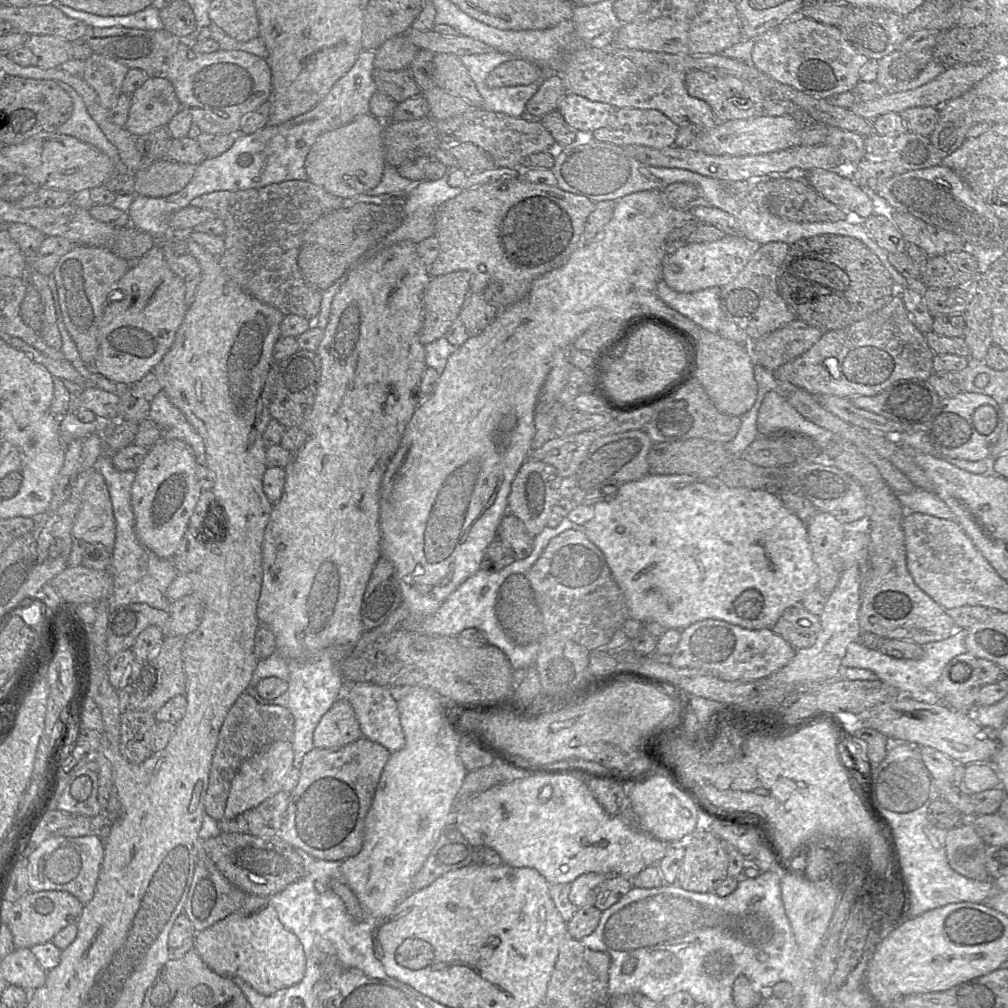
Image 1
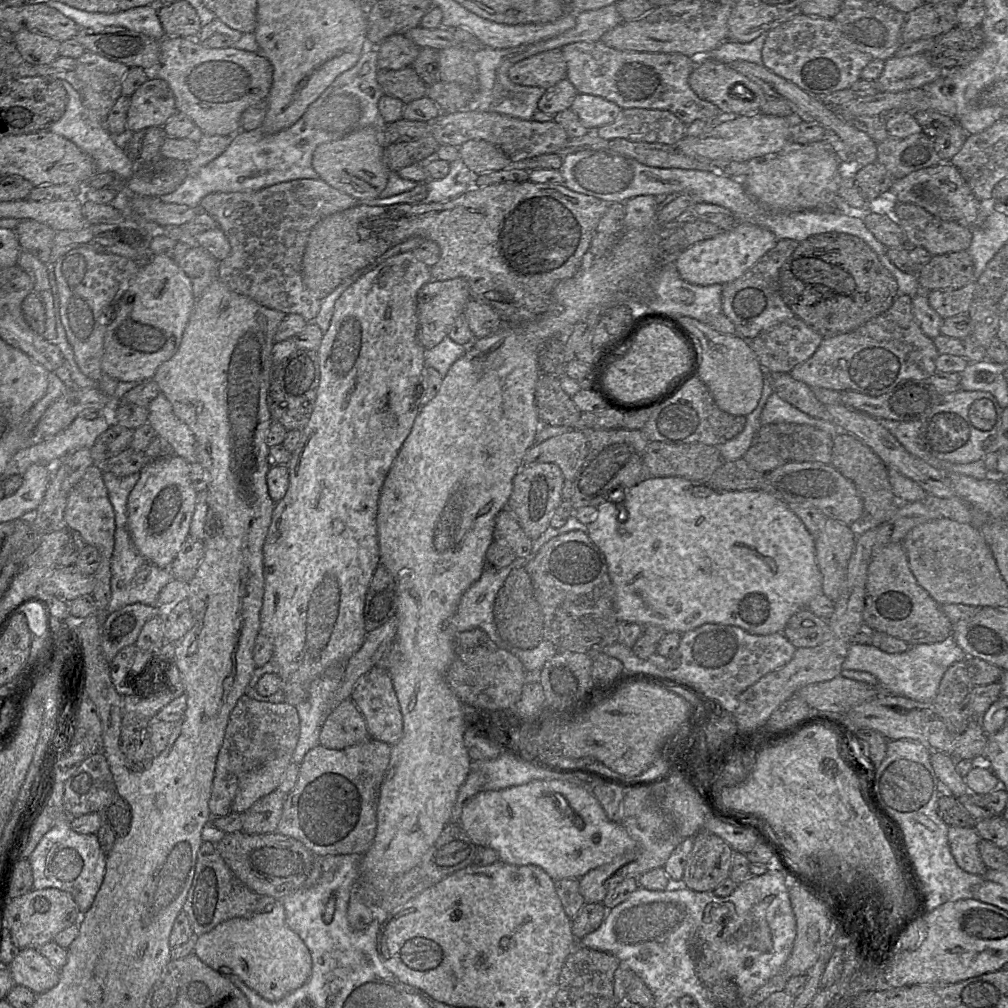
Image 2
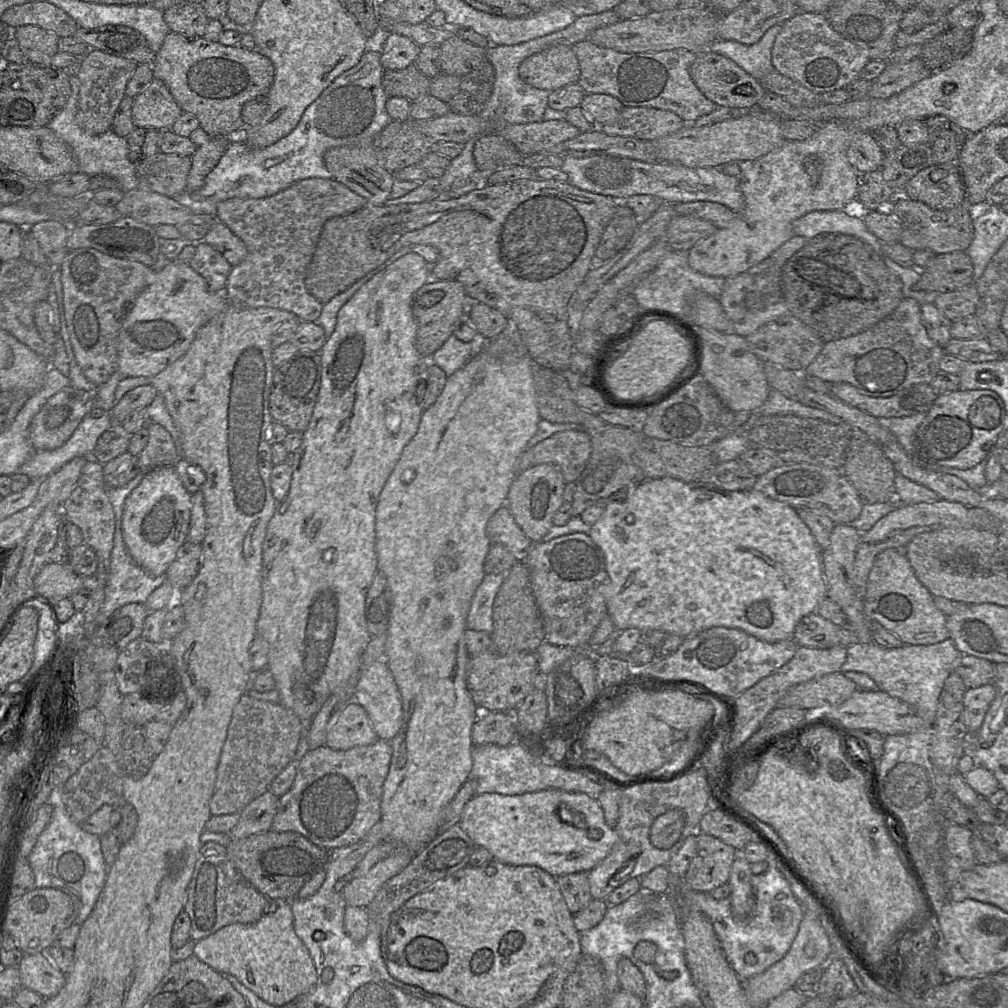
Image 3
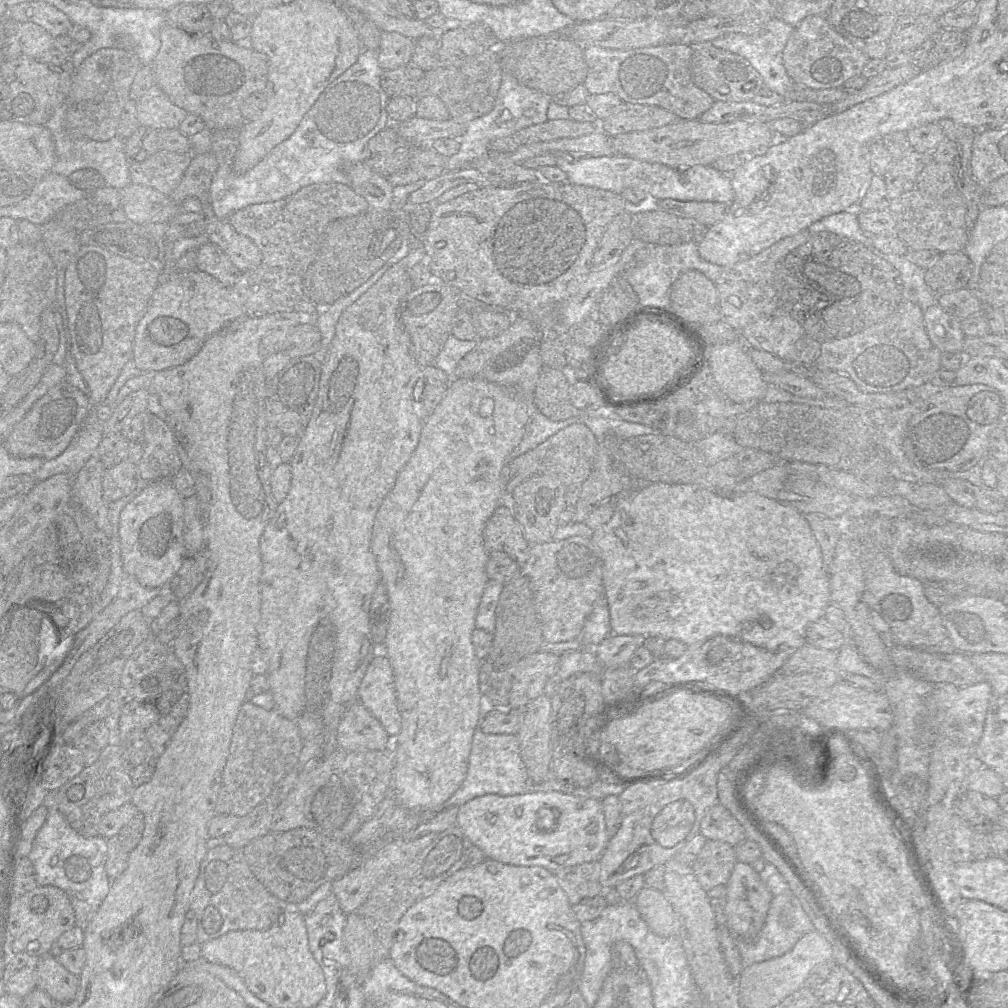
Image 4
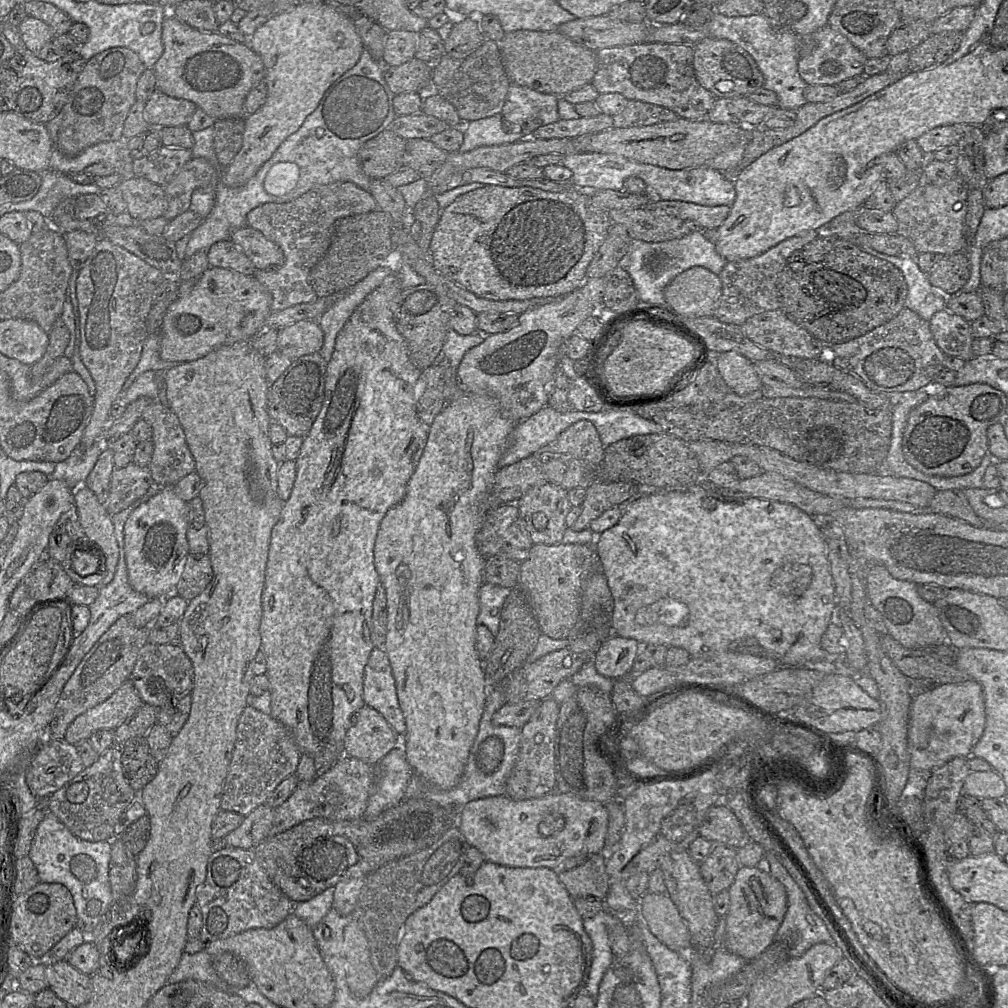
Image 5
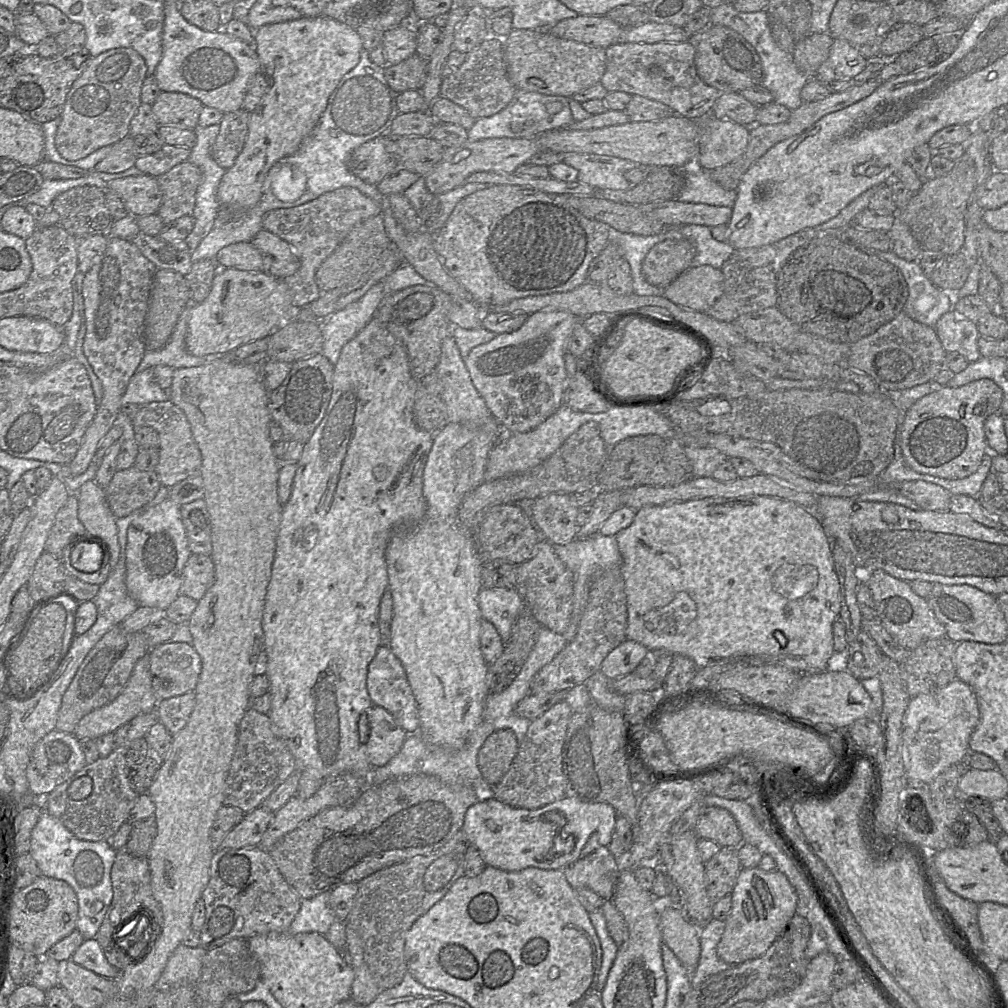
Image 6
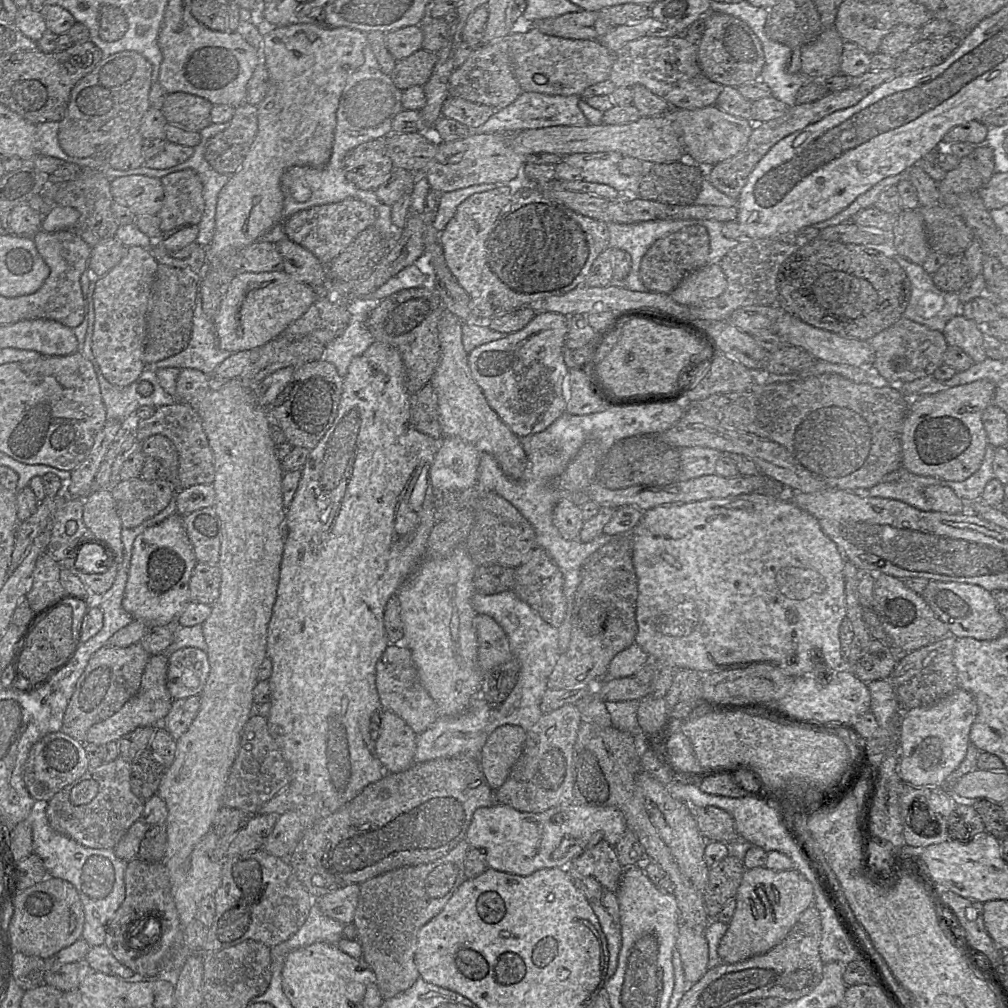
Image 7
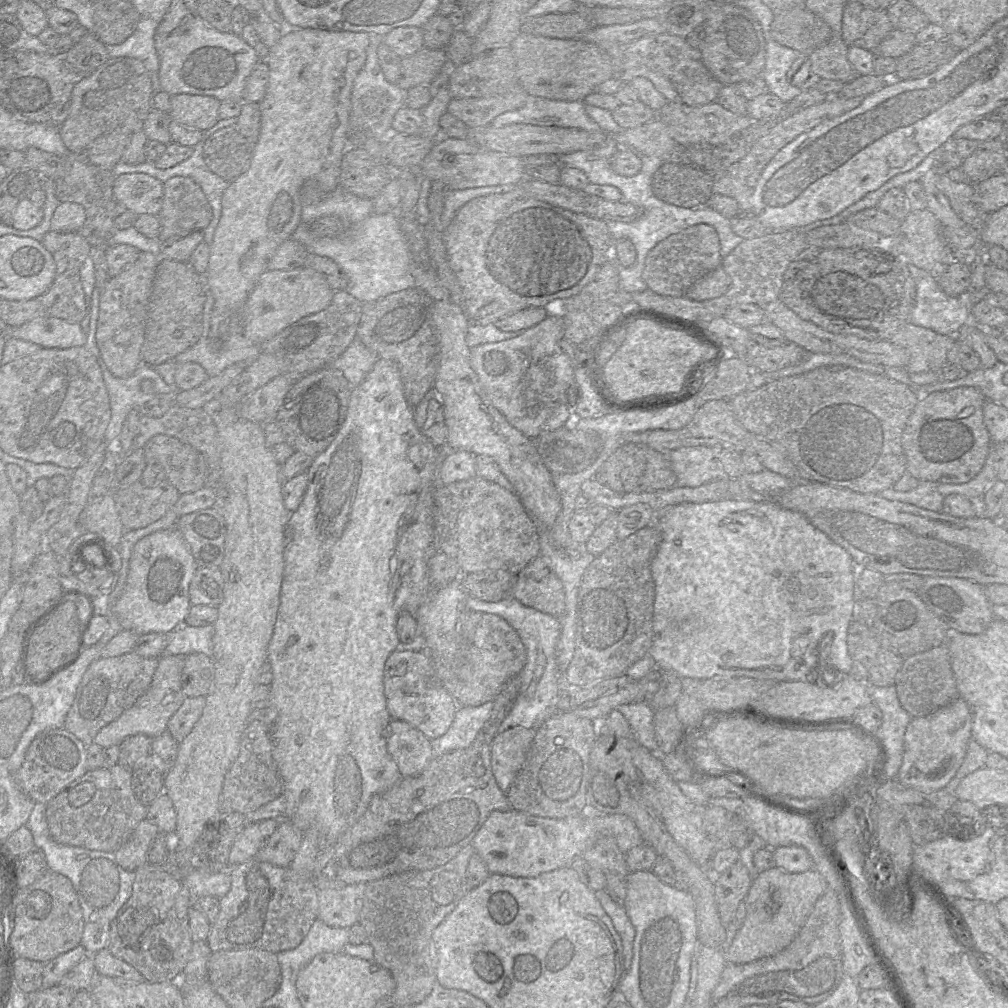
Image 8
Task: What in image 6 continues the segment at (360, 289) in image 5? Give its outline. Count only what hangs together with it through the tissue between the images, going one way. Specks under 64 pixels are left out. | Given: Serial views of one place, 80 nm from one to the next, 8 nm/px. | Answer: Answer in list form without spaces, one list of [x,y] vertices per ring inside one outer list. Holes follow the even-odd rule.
[[[384,282],[372,286],[364,296],[344,309],[320,319],[323,334],[322,355],[334,366],[343,346],[353,339],[374,317],[384,298]]]

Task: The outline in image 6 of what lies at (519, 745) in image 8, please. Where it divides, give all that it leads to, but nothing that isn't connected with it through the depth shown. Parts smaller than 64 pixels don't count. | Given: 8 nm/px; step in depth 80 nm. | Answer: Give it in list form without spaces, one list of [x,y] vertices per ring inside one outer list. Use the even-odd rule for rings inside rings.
[[[510,729],[492,732],[478,751],[477,766],[484,780],[496,786],[510,768],[519,743]]]

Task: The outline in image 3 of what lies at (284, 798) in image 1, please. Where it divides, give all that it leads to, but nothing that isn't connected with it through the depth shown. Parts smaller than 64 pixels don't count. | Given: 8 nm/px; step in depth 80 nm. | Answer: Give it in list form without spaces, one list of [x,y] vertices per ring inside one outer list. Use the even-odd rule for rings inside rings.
[[[269,790],[253,800],[240,813],[237,825],[229,832],[230,840],[245,838],[271,829],[279,797]]]

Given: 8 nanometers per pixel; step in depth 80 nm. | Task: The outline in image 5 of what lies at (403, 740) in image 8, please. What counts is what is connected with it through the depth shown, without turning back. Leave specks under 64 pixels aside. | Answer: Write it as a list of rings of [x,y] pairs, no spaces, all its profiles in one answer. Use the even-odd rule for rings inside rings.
[[[363,705],[353,716],[343,742],[345,755],[376,765],[397,743],[397,733],[373,708]]]

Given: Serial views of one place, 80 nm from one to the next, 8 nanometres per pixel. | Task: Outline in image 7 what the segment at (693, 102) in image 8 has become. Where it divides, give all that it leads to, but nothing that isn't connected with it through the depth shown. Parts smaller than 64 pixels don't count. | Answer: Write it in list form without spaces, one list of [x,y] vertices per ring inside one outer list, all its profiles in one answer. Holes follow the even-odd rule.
[[[681,35],[642,37],[627,42],[613,56],[608,80],[616,87],[642,85],[674,109],[694,110],[714,105],[723,89],[702,73],[697,61],[697,44],[686,41]]]

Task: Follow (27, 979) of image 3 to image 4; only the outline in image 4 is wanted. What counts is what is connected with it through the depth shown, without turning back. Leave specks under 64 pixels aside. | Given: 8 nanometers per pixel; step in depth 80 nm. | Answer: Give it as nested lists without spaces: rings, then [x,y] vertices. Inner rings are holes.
[[[52,955],[34,960],[37,988],[47,992],[58,1004],[72,1001],[79,989],[79,976],[69,972]]]

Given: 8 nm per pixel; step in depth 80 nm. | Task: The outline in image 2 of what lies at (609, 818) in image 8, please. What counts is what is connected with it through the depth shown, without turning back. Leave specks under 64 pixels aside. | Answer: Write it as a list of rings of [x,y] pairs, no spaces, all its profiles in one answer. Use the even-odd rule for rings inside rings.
[[[533,780],[526,784],[511,786],[500,790],[482,790],[473,796],[464,806],[459,819],[459,826],[475,846],[483,846],[493,850],[497,855],[497,862],[509,866],[536,866],[541,868],[552,880],[577,878],[627,851],[634,850],[633,841],[618,822],[611,821],[606,816],[597,799],[584,787],[580,787],[563,780]]]

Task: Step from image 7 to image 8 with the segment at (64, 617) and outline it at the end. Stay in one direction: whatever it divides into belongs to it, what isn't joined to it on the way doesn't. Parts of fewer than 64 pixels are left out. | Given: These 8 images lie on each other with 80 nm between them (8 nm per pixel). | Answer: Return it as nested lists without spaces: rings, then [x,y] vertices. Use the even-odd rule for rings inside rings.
[[[70,593],[67,596],[68,601],[60,606],[43,624],[38,626],[32,633],[27,644],[26,666],[33,680],[27,678],[27,682],[44,683],[45,681],[51,679],[50,676],[53,673],[68,666],[69,664],[72,664],[76,659],[81,649],[85,632],[90,623],[90,621],[87,619],[87,616],[84,622],[80,622],[76,604],[69,601],[70,598],[77,598],[77,595],[79,594]]]

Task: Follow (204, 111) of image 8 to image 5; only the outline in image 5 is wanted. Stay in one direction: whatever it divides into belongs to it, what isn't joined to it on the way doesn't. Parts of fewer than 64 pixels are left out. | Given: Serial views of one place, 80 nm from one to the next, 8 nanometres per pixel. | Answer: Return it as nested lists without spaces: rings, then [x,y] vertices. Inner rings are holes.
[[[155,89],[144,103],[144,116],[153,127],[187,126],[197,110],[195,103],[175,98]]]

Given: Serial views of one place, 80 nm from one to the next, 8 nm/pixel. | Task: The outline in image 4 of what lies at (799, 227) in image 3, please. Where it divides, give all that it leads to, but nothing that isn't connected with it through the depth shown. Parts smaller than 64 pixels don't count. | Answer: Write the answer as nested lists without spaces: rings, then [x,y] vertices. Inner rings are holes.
[[[842,211],[826,216],[813,222],[808,231],[811,234],[818,232],[832,232],[840,236],[858,241],[866,247],[872,249],[872,234],[866,233],[860,226],[857,215]]]

